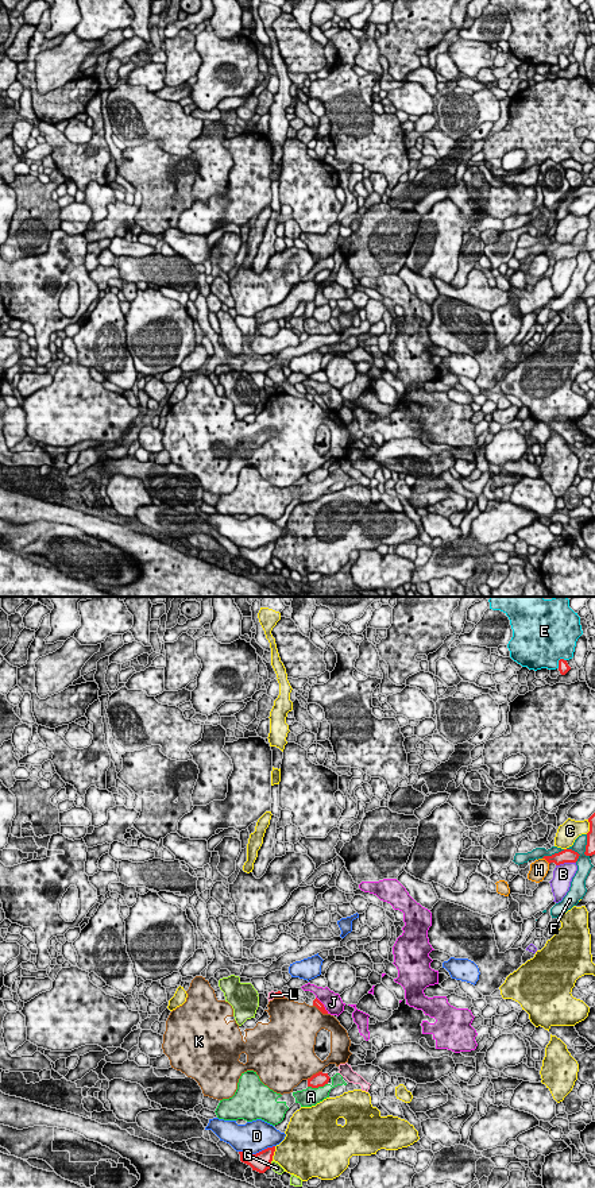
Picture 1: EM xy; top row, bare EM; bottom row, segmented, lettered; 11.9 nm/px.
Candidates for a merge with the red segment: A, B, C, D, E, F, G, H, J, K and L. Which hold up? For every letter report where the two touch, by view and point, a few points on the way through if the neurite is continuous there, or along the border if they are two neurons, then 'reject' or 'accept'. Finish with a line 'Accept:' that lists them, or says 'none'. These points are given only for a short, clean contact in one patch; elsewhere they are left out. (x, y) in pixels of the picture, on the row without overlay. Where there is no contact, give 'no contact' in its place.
A: contact xy (317, 482); reject
B: contact xy (565, 257); reject
C: contact xy (273, 548); reject
D: contact xy (257, 548); reject
E: contact xy (559, 56); reject
F: contact xy (552, 250); reject
G: contact xy (270, 559); border xy (271, 555), (270, 562); reject
H: contact xy (547, 255); reject
J: contact xy (323, 400); reject
K: contact xy (313, 470); reject
L: contact xy (277, 390); border xy (274, 388), (277, 392); reject
Accept: none

